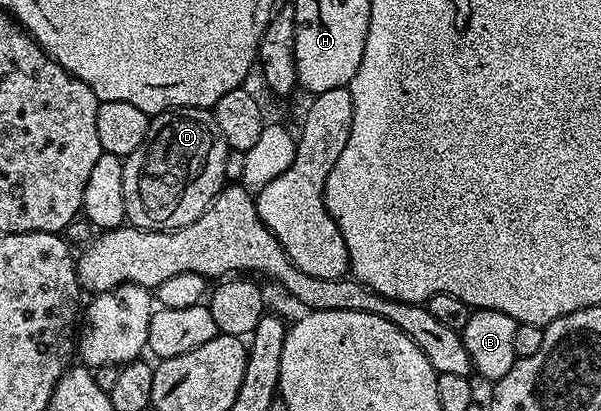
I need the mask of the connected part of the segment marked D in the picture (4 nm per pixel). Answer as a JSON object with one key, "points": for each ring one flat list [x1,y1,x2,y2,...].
{"points":[[174,107,161,112,160,115,152,116,147,129,147,137,143,137,143,145,139,145,139,149,135,149,135,153,124,156,123,159,123,209,126,220,132,226,140,227,142,231,178,231,180,227,191,225,191,221,198,219,213,204,214,197,221,192,222,187,226,186,227,180,224,170,227,166,230,150,223,133,219,133,217,116,212,110,204,107]]}

